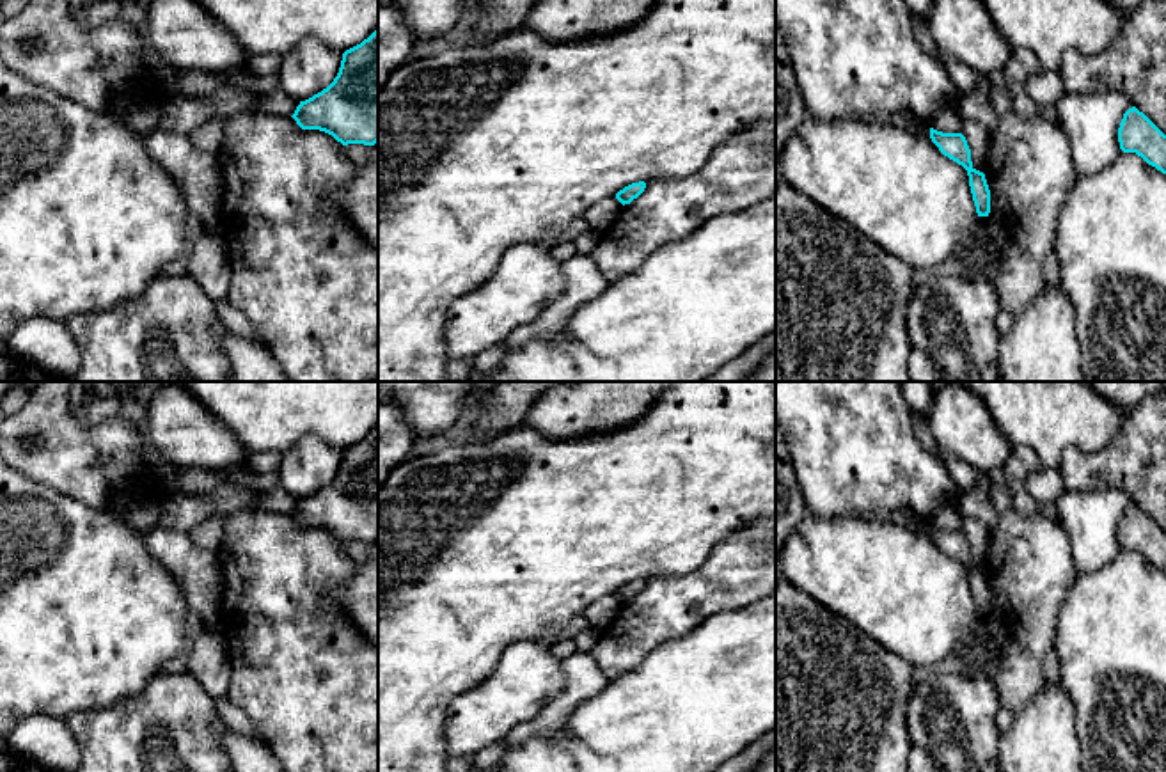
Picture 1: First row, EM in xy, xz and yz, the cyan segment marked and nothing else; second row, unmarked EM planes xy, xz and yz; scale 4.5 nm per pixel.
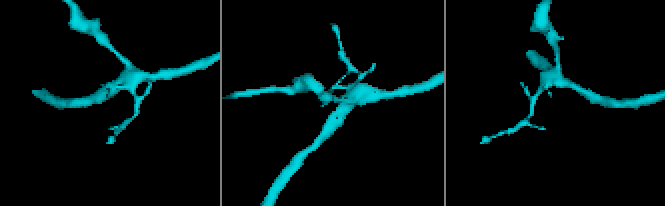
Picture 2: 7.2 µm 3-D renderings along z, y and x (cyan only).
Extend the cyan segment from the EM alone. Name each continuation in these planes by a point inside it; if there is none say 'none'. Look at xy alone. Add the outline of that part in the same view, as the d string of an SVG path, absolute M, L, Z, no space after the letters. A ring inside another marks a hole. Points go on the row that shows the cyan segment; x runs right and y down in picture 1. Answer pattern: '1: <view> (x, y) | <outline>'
none

